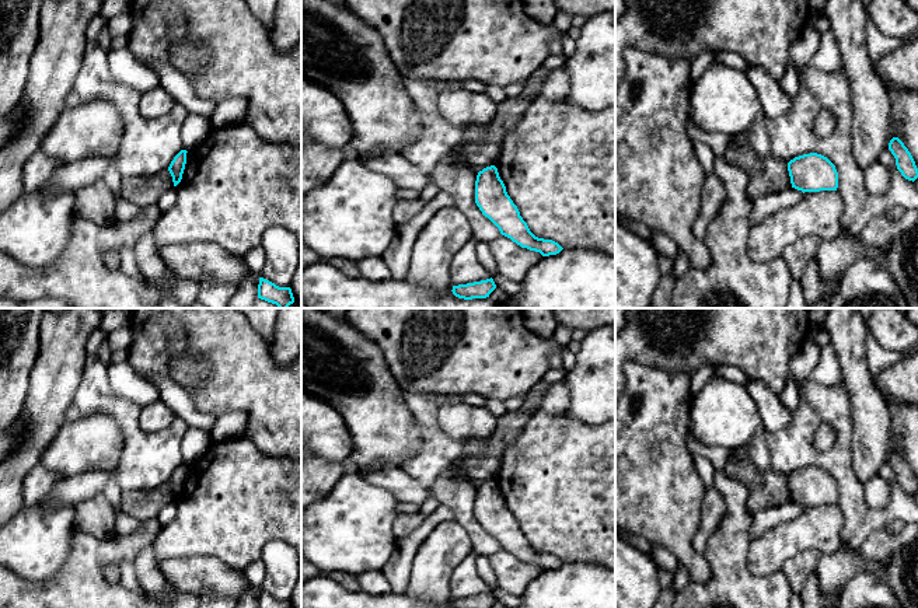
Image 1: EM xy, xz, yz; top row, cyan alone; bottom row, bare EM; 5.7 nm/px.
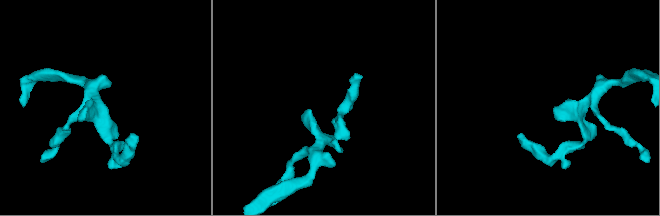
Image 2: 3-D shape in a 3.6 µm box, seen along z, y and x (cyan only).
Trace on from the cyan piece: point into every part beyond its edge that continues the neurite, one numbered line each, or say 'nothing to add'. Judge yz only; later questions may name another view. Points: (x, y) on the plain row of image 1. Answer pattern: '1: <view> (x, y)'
nothing to add

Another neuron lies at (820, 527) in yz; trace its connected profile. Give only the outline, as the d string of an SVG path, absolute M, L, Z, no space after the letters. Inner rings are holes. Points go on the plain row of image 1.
M837 504L804 506L803 513L754 538L748 548L748 567L758 576L775 576L782 565L810 549L820 555L842 546L844 517Z

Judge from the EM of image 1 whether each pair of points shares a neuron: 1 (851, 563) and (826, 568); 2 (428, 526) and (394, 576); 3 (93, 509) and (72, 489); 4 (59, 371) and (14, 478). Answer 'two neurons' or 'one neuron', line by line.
1: one neuron
2: one neuron
3: two neurons
4: one neuron

